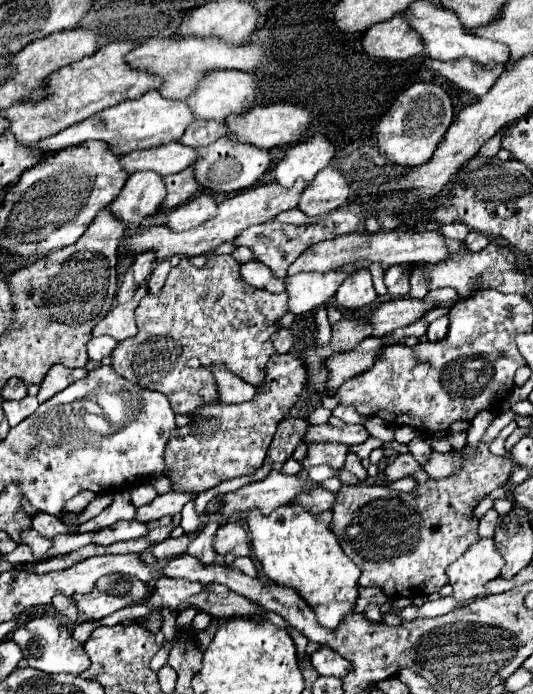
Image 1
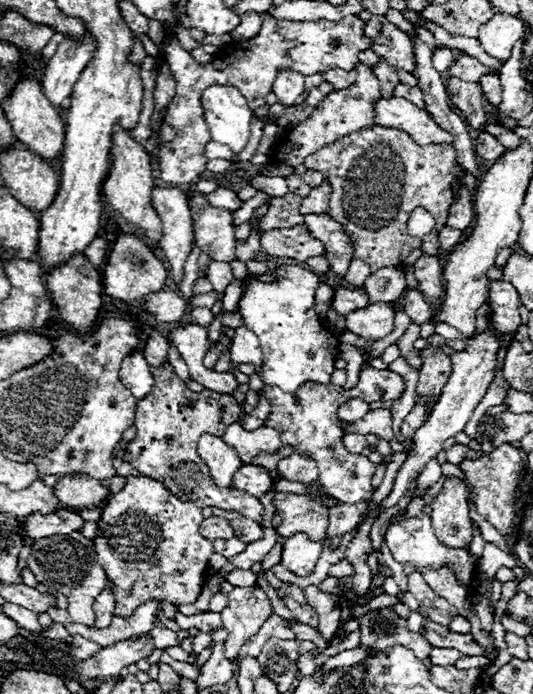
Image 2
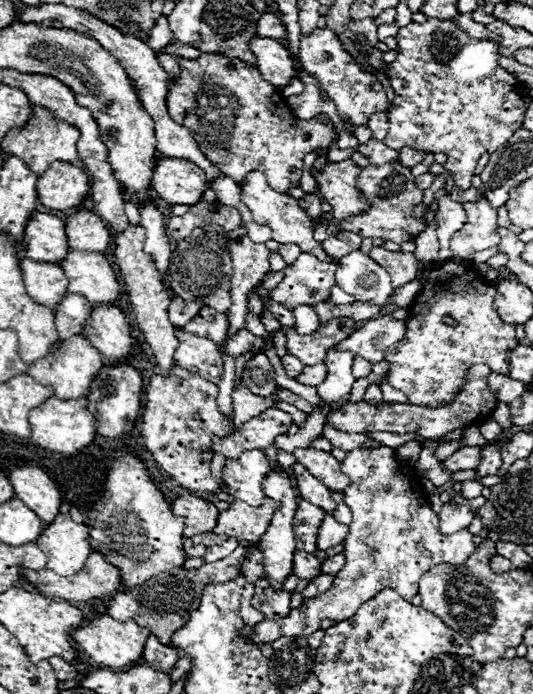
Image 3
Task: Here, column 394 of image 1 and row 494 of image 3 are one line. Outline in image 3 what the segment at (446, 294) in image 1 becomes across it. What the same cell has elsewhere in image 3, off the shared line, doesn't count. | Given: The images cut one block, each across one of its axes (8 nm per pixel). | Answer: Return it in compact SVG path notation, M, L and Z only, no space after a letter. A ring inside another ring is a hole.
M298 462L292 466L292 476L296 480L296 488L298 494L308 500L314 502L316 506L322 506L322 510L326 510L326 514L332 514L336 510L336 502L330 498L330 490L326 486L322 486L304 466L300 466Z

